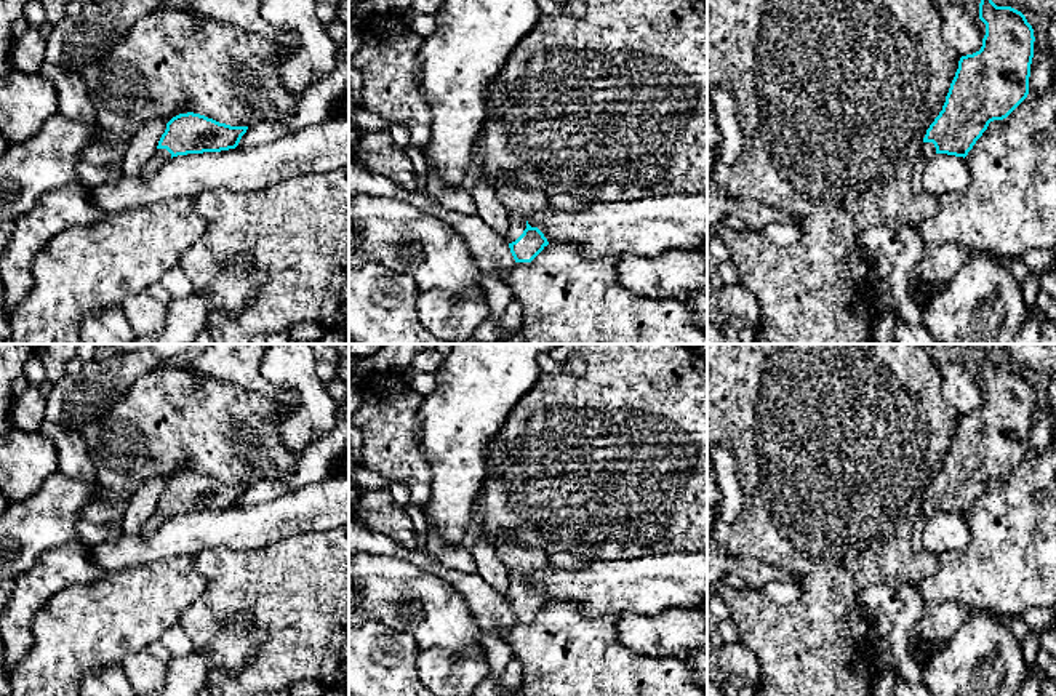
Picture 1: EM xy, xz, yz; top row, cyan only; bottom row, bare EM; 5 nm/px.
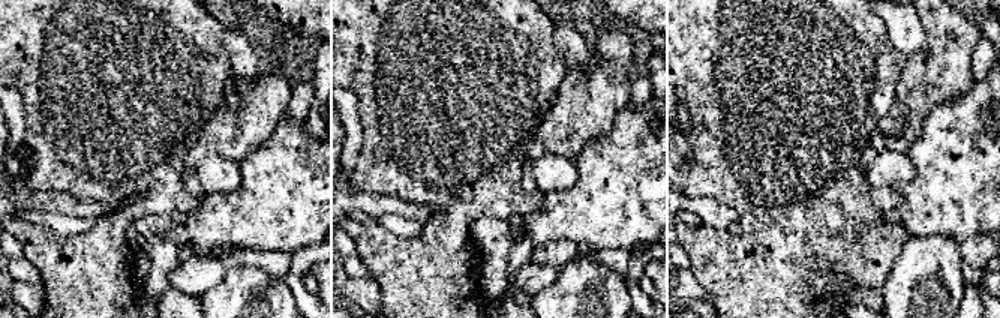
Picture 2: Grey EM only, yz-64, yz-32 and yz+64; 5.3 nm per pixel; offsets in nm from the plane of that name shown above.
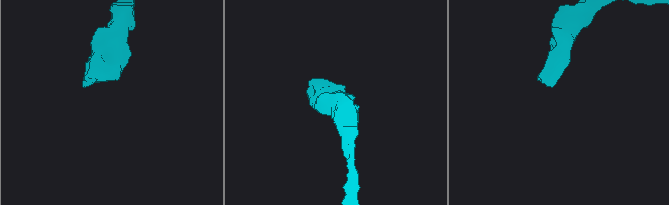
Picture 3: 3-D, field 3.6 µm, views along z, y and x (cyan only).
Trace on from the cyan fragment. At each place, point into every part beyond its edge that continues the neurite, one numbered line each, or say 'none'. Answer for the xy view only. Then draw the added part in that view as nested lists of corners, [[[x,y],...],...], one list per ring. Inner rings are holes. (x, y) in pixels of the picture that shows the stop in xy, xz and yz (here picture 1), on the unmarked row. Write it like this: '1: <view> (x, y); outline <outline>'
1: xy (162, 514); outline [[[157,507],[152,517],[142,525],[139,534],[142,538],[154,536],[158,528],[171,517],[171,512],[166,507]]]

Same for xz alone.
1: xz (519, 560); outline [[[507,536],[494,542],[496,554],[504,565],[510,586],[509,602],[515,600],[526,587],[526,579],[539,568],[550,566],[549,555],[541,549],[526,547],[517,539]]]

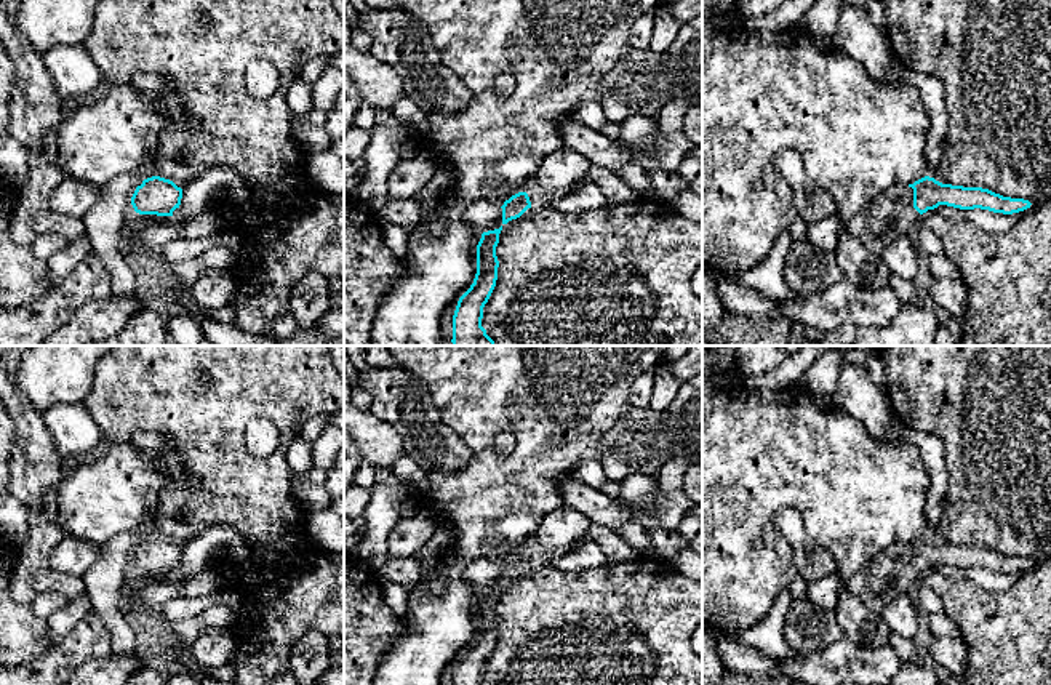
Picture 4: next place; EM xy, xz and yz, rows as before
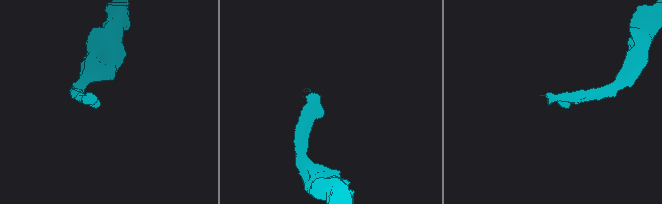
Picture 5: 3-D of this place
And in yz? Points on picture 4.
1: yz (891, 572); outline [[[894,544],[848,578],[845,587],[870,611],[880,615],[897,594],[920,579],[921,573],[913,567],[913,547]]]

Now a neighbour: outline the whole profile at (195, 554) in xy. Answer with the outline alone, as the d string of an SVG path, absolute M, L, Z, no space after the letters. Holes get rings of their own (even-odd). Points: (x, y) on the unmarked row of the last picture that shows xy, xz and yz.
M211 527L182 547L181 563L173 570L173 575L179 578L197 576L206 570L208 557L214 549L224 549L237 562L245 562L248 557L248 549L230 528Z

